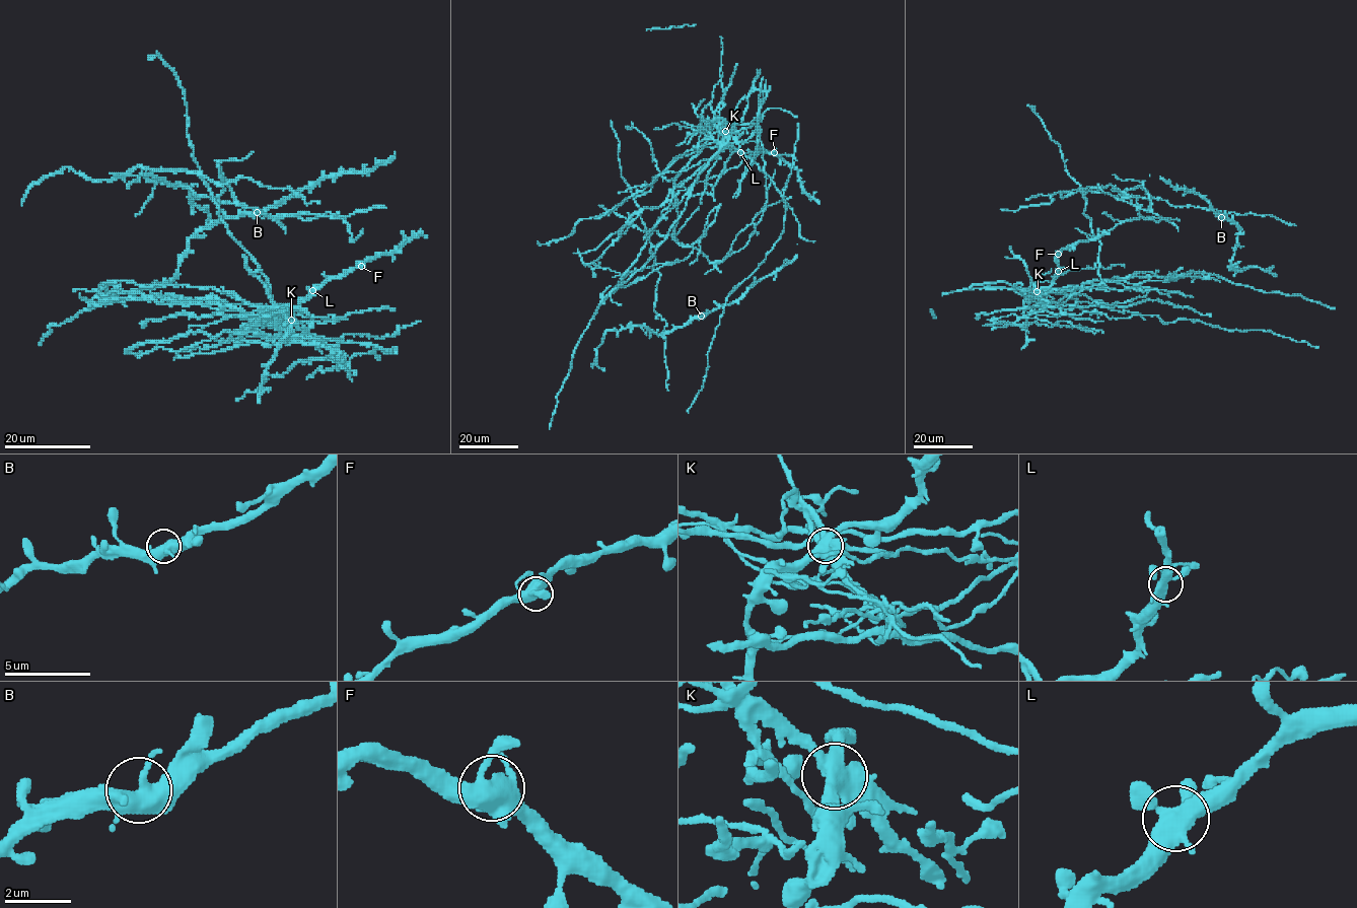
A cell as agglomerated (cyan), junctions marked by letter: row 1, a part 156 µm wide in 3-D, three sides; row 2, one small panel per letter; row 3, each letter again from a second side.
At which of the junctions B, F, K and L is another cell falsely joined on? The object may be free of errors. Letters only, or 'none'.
K

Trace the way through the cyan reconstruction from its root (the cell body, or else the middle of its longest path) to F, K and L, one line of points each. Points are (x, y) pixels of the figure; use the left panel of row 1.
F: (269, 286), (274, 310), (304, 339), (307, 336), (298, 336), (306, 335), (292, 312), (327, 281), (361, 266)
K: (269, 286), (274, 310), (290, 324), (300, 339), (304, 339), (307, 336), (298, 336), (306, 335), (291, 320)
L: (269, 286), (274, 310), (290, 324), (300, 339), (307, 336), (298, 336), (306, 335), (292, 312), (312, 290)

